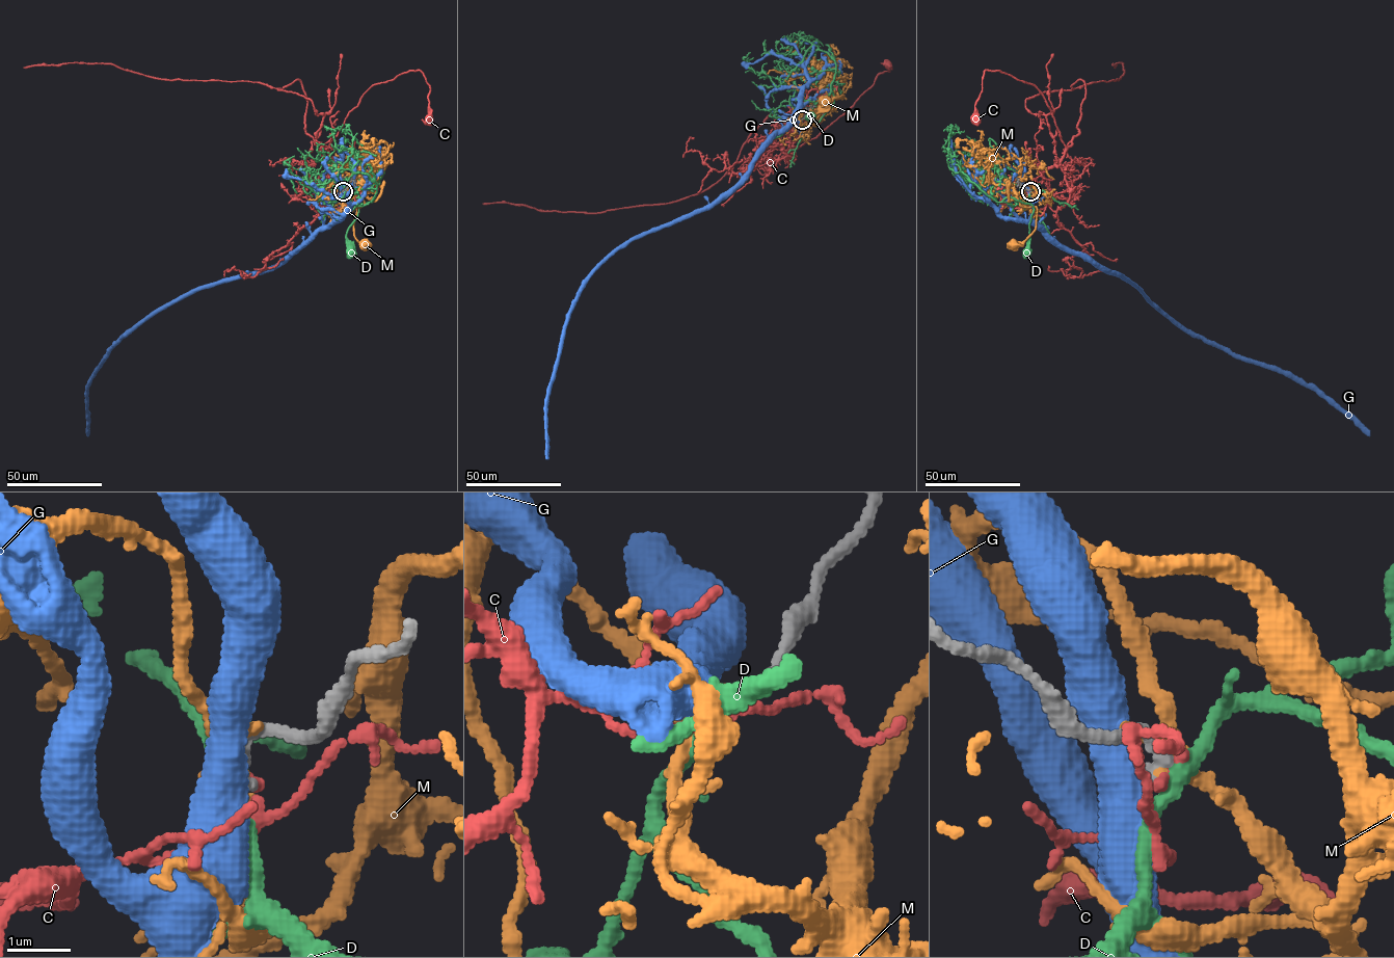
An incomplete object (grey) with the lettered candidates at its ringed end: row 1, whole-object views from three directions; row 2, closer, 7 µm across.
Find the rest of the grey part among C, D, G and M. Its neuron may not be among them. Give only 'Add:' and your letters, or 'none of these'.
Add: D

